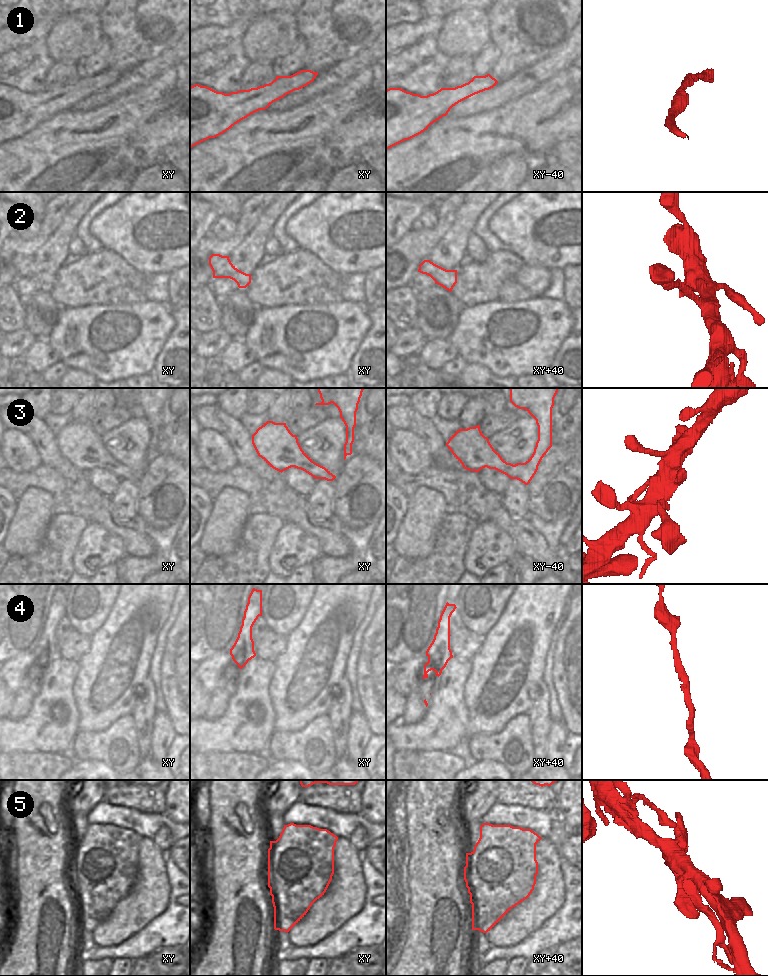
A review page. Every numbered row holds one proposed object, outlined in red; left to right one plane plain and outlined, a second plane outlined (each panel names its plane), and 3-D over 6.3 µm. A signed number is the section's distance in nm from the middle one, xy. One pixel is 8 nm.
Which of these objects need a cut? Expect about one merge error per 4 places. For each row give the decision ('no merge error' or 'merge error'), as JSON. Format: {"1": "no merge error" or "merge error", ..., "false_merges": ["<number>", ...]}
{"1": "no merge error", "2": "no merge error", "3": "no merge error", "4": "no merge error", "5": "merge error", "false_merges": ["5"]}

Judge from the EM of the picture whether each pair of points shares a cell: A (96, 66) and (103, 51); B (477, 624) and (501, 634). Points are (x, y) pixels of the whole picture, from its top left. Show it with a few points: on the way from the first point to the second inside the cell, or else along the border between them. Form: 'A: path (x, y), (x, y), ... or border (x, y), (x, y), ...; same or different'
A: path (98, 62), (101, 55); same
B: border (503, 610), (496, 623), (482, 638); different

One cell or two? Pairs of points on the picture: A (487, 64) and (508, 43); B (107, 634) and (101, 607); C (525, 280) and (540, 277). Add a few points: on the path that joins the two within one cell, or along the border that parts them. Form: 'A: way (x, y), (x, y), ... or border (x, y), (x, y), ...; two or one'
A: border (492, 43), (499, 51), (499, 56), (489, 73); two
B: border (114, 601), (106, 620), (90, 636); two
C: way (529, 278), (536, 278); one

